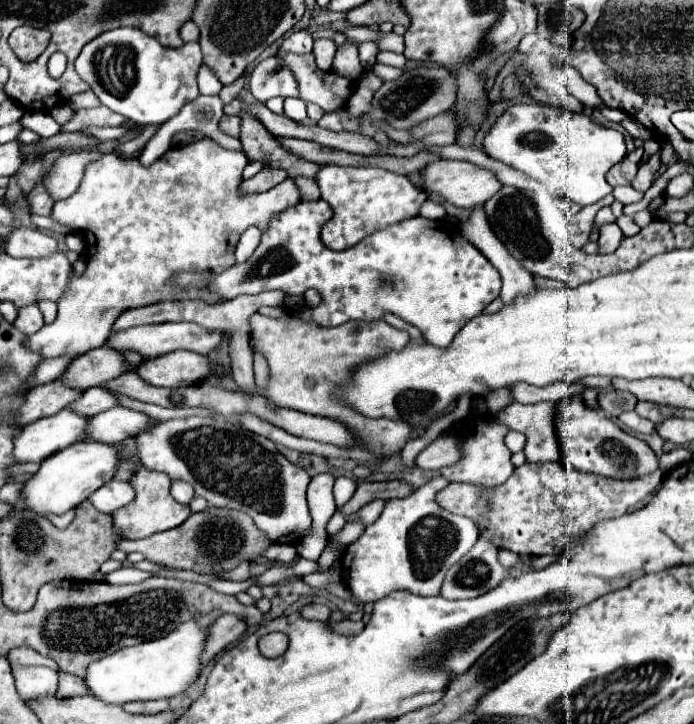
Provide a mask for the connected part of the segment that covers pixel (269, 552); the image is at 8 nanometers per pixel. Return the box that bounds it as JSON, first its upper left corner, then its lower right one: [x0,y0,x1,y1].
[261,544,297,564]

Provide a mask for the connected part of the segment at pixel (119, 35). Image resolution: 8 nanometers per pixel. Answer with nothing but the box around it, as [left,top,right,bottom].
[75,28,201,126]

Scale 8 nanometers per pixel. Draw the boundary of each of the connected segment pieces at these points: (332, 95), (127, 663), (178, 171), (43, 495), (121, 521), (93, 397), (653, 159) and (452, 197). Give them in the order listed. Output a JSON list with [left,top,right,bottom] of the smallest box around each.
[[277,50,355,112],[85,620,209,704],[27,138,299,358],[23,442,121,514],[113,468,191,540],[69,386,119,416],[631,152,661,190],[421,160,501,208]]

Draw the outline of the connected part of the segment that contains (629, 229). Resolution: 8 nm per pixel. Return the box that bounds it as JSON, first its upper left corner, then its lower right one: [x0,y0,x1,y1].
[615,216,641,236]

